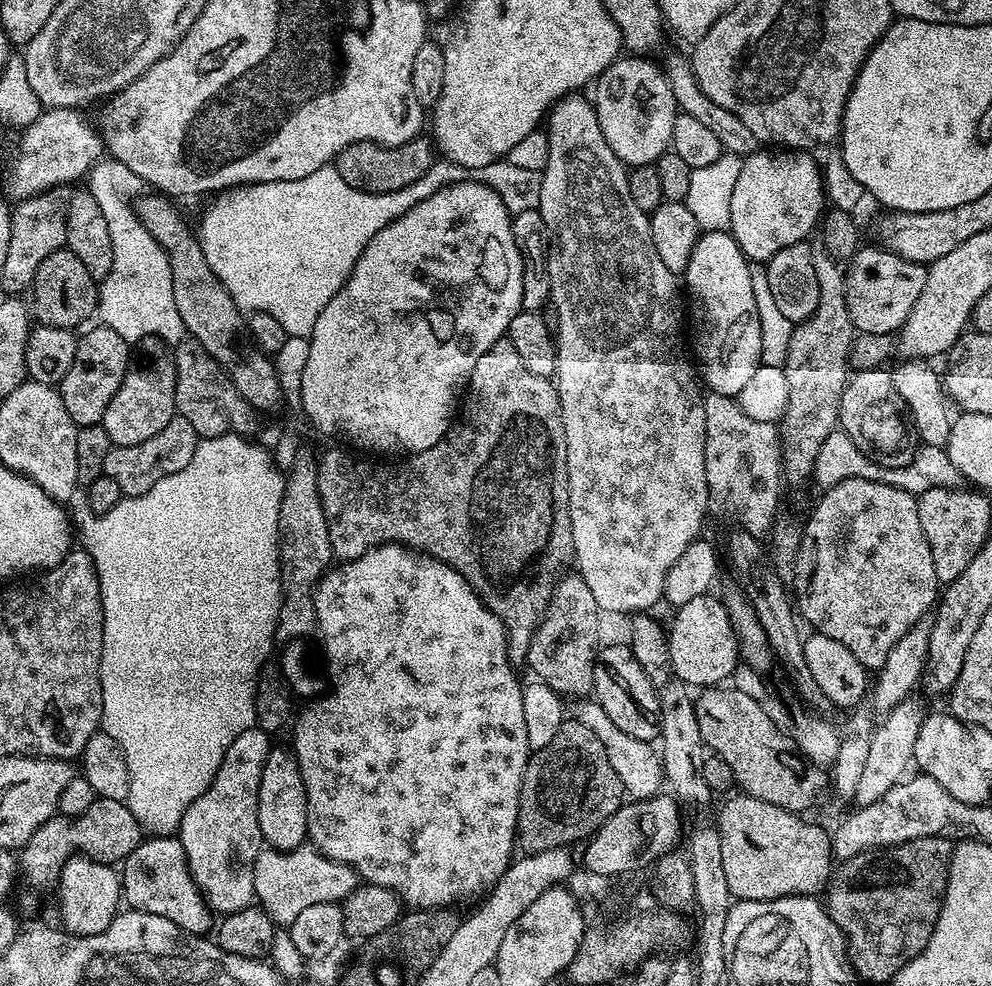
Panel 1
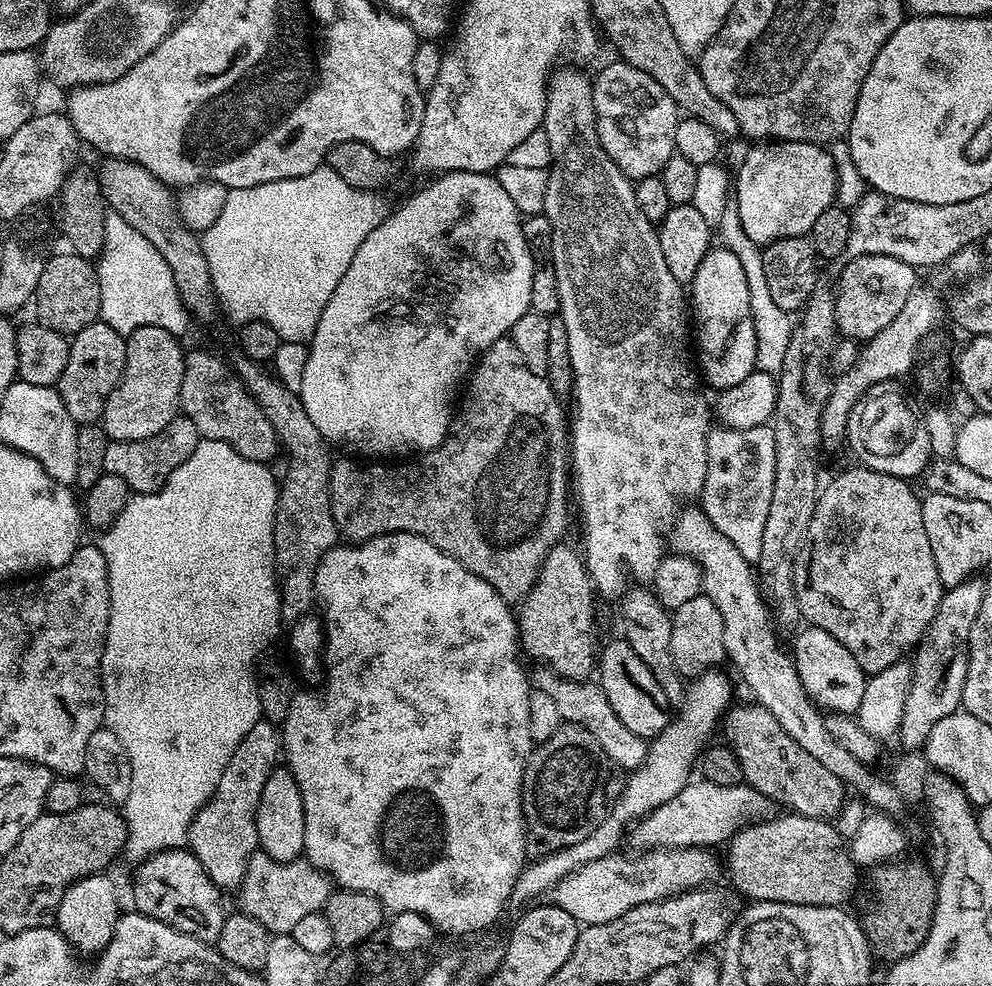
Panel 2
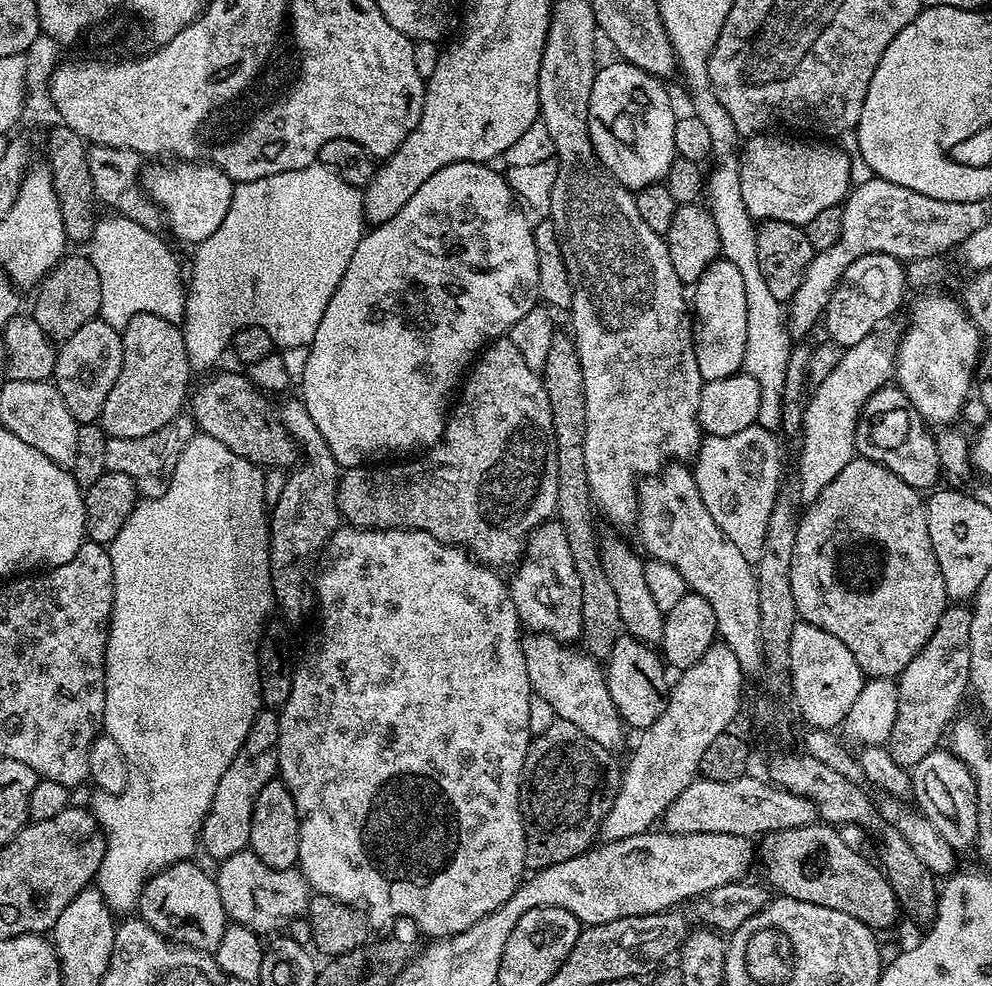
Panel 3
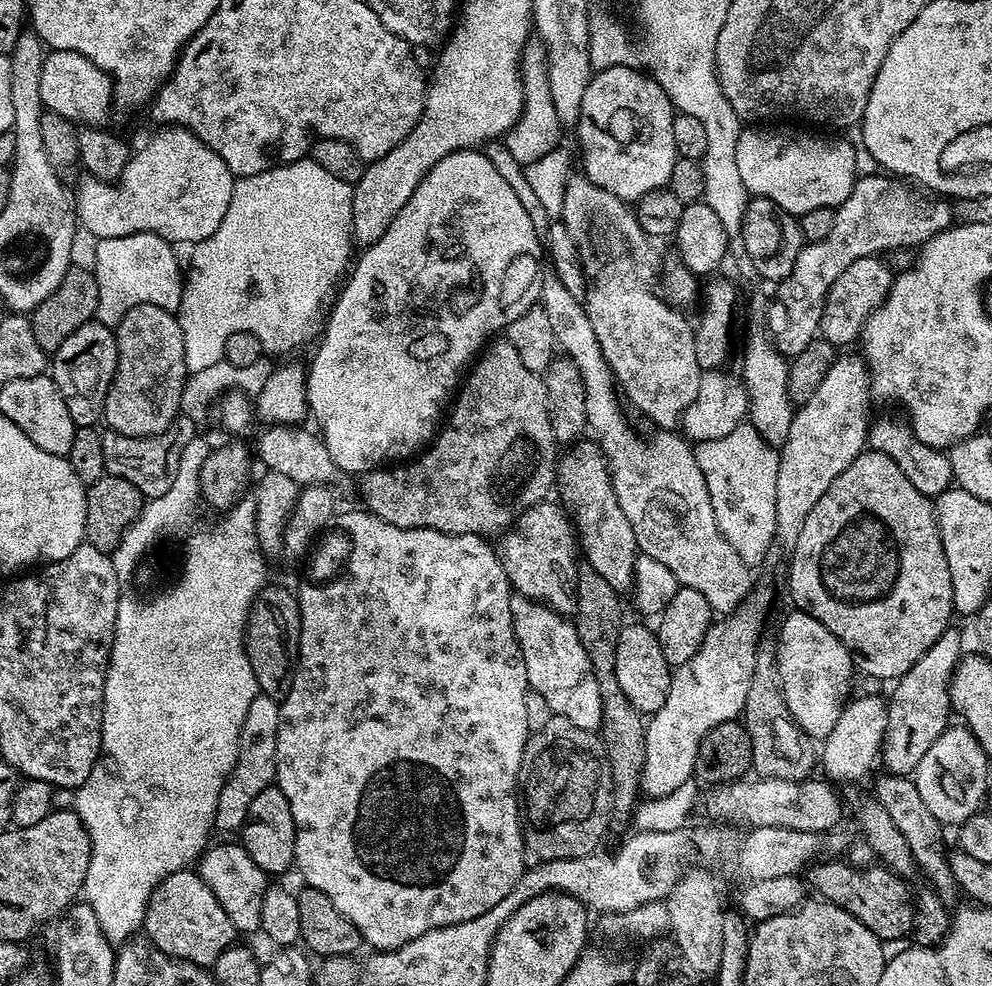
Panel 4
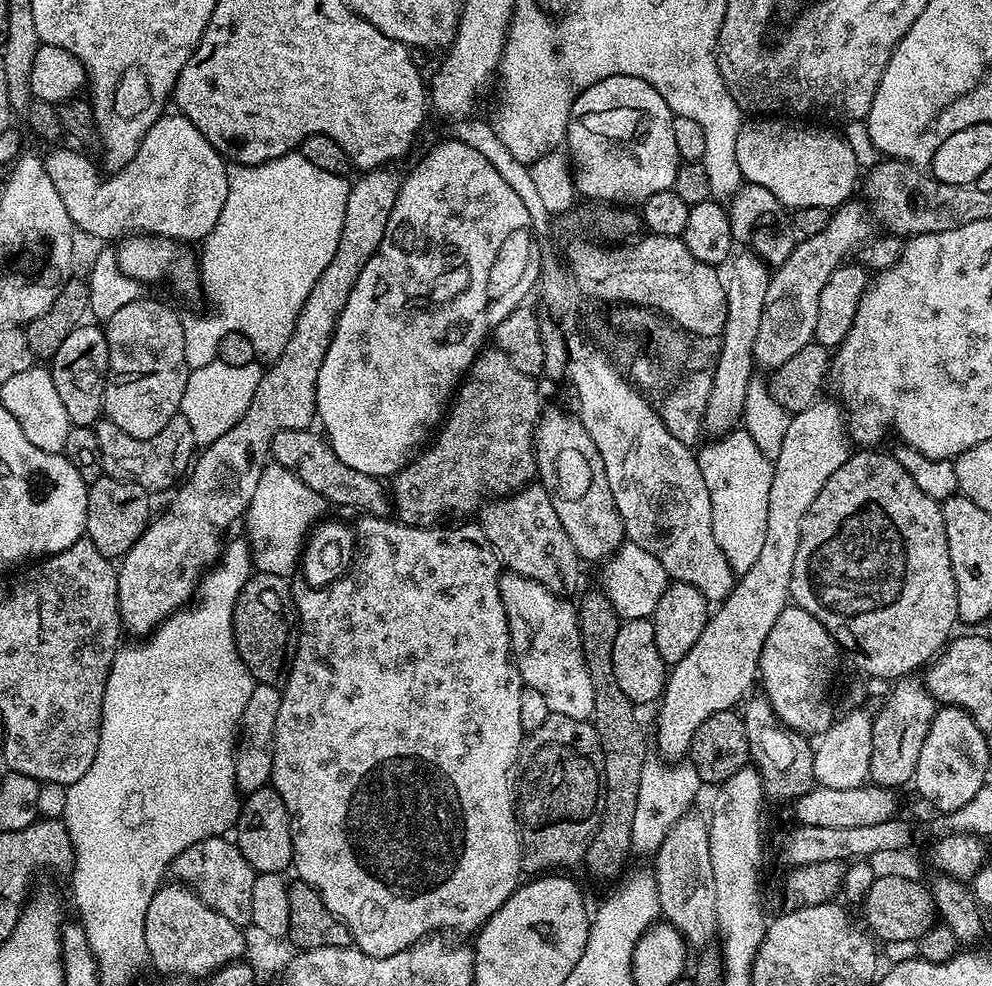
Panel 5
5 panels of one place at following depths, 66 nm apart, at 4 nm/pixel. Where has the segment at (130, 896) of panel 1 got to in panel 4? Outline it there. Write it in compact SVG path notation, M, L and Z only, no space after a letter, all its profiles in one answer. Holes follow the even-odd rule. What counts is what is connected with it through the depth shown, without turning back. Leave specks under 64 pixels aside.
M185 870L170 874L150 894L148 905L144 911L143 935L152 941L158 951L201 966L215 965L218 954L222 950L237 943L236 927L226 918L226 910L214 898L210 886L202 882L199 871Z

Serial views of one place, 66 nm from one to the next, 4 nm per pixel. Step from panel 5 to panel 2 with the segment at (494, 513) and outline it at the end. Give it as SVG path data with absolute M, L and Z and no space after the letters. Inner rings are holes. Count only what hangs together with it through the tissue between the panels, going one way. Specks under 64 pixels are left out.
M567 543L555 544L548 552L536 585L529 590L518 608L518 644L525 653L528 652L536 660L541 660L545 669L551 670L556 675L567 680L588 680L593 675L594 665L598 660L598 643L592 633L596 620L593 617L596 610L592 602L594 589L592 579L588 577L588 569L584 567L584 558L579 551L567 548Z

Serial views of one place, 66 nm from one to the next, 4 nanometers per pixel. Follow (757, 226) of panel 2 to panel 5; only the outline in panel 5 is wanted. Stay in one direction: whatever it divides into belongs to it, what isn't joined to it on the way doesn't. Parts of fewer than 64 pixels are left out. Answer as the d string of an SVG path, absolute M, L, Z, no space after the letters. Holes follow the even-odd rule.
M748 118L741 123L740 133L738 134L738 170L741 177L749 184L757 184L758 186L766 186L766 190L770 190L770 194L774 194L774 198L778 198L778 202L782 202L785 209L795 210L798 208L809 208L810 206L822 206L829 210L835 210L841 204L847 204L853 199L852 191L857 191L858 180L856 184L856 175L862 172L861 165L856 163L854 158L854 150L850 150L850 146L844 140L843 135L839 131L827 132L827 127L816 126L820 128L811 128L811 123L797 122L792 118Z

